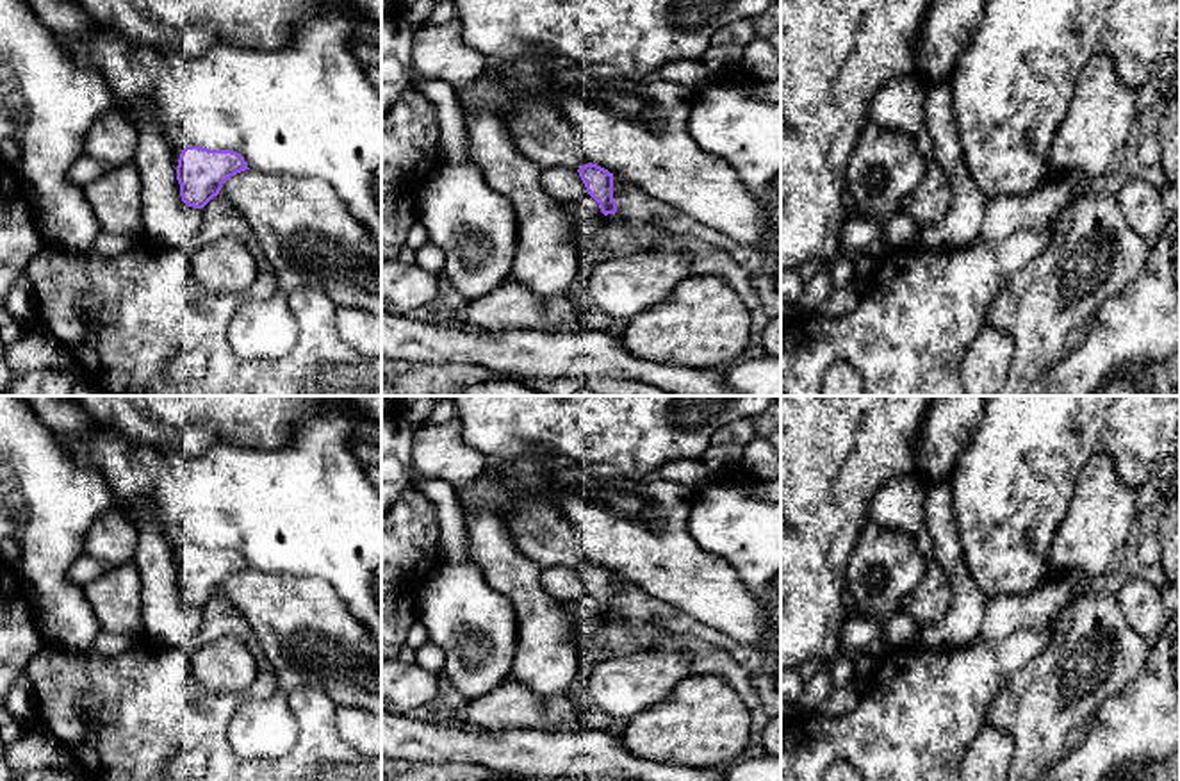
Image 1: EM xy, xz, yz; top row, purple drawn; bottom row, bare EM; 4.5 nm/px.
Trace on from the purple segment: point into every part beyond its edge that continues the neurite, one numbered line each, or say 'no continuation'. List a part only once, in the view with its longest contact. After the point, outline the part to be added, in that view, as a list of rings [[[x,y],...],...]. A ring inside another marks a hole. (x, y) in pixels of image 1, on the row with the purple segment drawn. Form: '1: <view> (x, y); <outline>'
1: xz (540, 132); [[[531,50],[522,57],[506,62],[499,77],[510,91],[510,109],[503,118],[517,150],[535,160],[540,168],[560,166],[567,169],[579,169],[588,164],[588,159],[585,157],[572,127],[561,116],[556,103],[556,95],[551,82],[553,66],[556,61],[558,59],[547,50]]]

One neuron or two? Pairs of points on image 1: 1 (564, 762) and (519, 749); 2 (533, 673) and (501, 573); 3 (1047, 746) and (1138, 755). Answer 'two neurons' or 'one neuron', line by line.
1: one neuron
2: one neuron
3: two neurons

